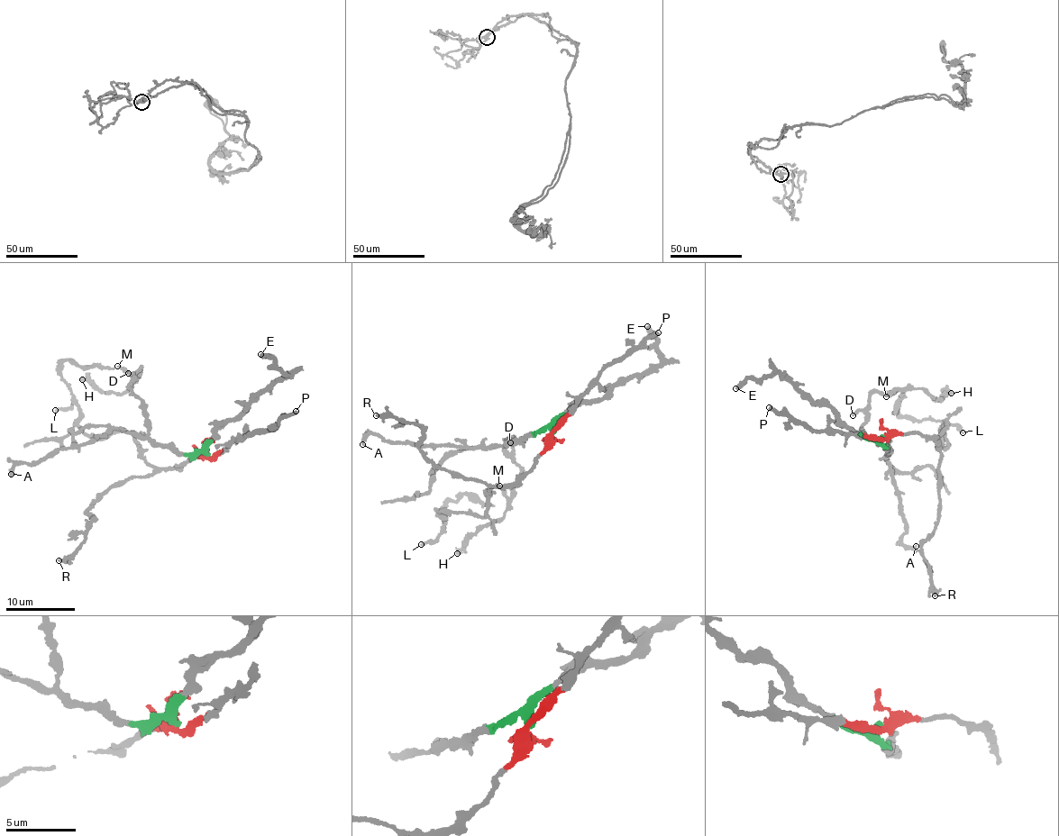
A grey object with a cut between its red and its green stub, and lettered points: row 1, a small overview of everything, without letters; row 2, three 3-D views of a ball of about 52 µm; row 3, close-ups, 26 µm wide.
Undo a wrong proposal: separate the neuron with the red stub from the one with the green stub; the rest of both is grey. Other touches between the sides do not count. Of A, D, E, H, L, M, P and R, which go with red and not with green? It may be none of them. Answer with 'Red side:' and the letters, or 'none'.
Red side: L, P, R

